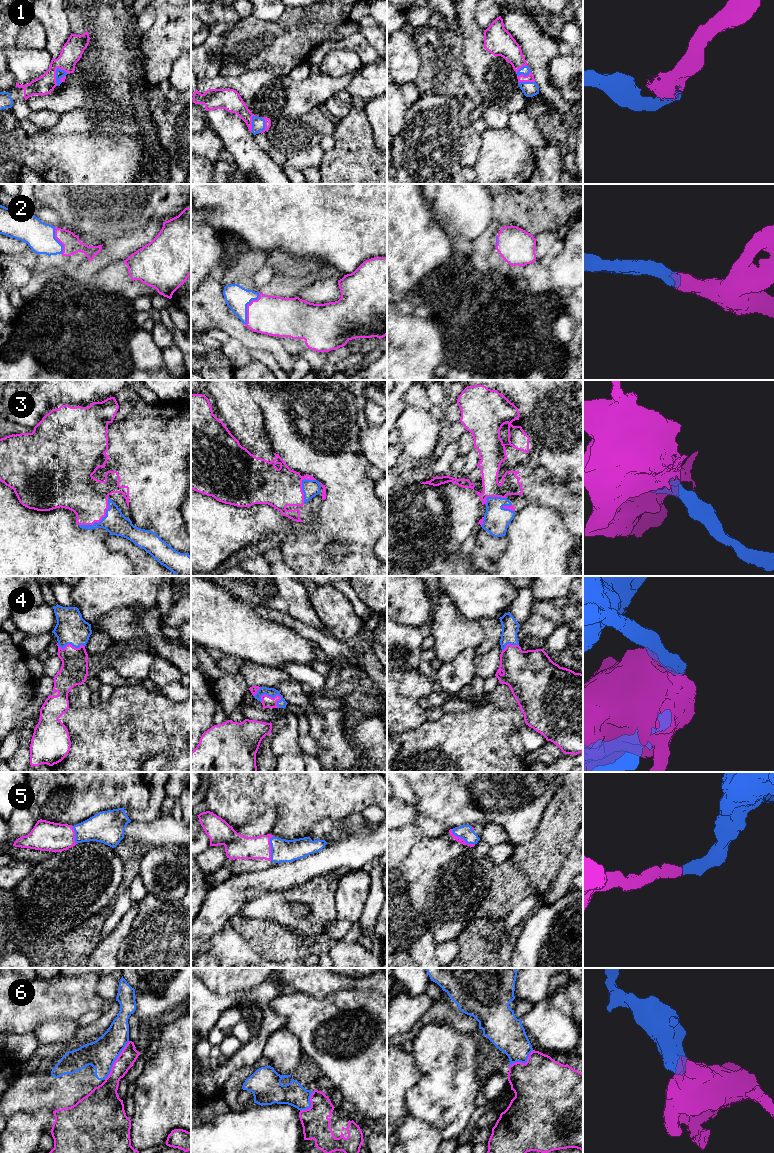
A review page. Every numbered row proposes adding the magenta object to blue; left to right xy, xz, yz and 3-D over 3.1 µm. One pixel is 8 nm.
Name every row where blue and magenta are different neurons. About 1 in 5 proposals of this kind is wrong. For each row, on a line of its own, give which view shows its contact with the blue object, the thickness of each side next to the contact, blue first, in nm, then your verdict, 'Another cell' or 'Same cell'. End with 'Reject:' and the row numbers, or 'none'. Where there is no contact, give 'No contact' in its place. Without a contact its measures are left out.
1: Touches blue in xy. Thickness 70 nm (blue) against 170 nm. Same cell
2: Touches blue in xz. Thickness 200 nm (blue) against 320 nm. Same cell
3: Touches blue in xy. Thickness 180 nm (blue) against 320 nm. Same cell
4: Touches blue in xz. Thickness 70 nm (blue) against 100 nm. Same cell
5: Touches blue in yz. Thickness 120 nm (blue) against 50 nm. Same cell
6: Touches blue in xy. Thickness 240 nm (blue) against 140 nm. Another cell
Reject: 6

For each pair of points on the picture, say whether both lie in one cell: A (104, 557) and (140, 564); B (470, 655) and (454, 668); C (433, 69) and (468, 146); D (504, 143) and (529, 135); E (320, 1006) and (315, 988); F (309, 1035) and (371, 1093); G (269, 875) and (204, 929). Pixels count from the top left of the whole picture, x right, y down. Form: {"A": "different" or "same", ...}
{"A": "different", "B": "same", "C": "same", "D": "different", "E": "different", "F": "same", "G": "same"}

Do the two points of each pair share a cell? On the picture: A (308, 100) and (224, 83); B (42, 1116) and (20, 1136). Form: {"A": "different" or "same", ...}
{"A": "same", "B": "same"}

